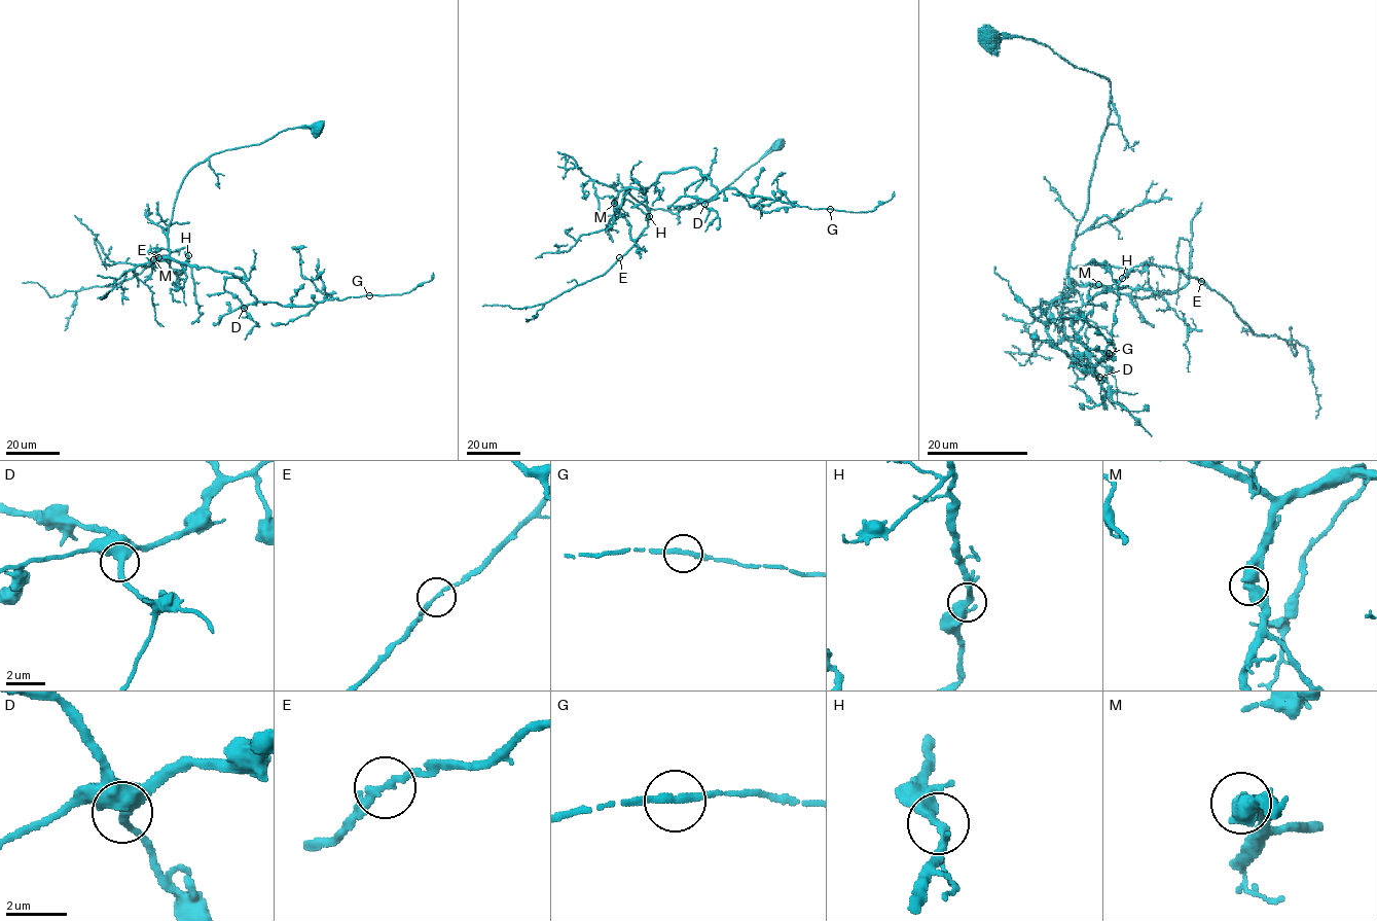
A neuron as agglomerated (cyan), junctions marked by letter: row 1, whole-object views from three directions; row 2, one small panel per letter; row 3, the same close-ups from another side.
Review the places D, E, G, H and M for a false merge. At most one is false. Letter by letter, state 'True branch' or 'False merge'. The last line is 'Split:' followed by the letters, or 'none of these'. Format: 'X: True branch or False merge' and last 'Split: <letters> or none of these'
D: True branch
E: True branch
G: True branch
H: True branch
M: True branch
Split: none of these

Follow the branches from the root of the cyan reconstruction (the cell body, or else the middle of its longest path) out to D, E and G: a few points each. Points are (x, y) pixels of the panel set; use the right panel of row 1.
D: (988, 36), (1038, 41), (1111, 85), (1071, 255), (1074, 290), (1030, 312), (1099, 377)
E: (988, 36), (1030, 38), (1110, 81), (1111, 114), (1071, 255), (1067, 280), (1080, 299), (1143, 262), (1200, 280)
G: (988, 36), (1030, 38), (1110, 81), (1111, 114), (1071, 255), (1074, 290), (1030, 312), (1082, 373), (1110, 353)

